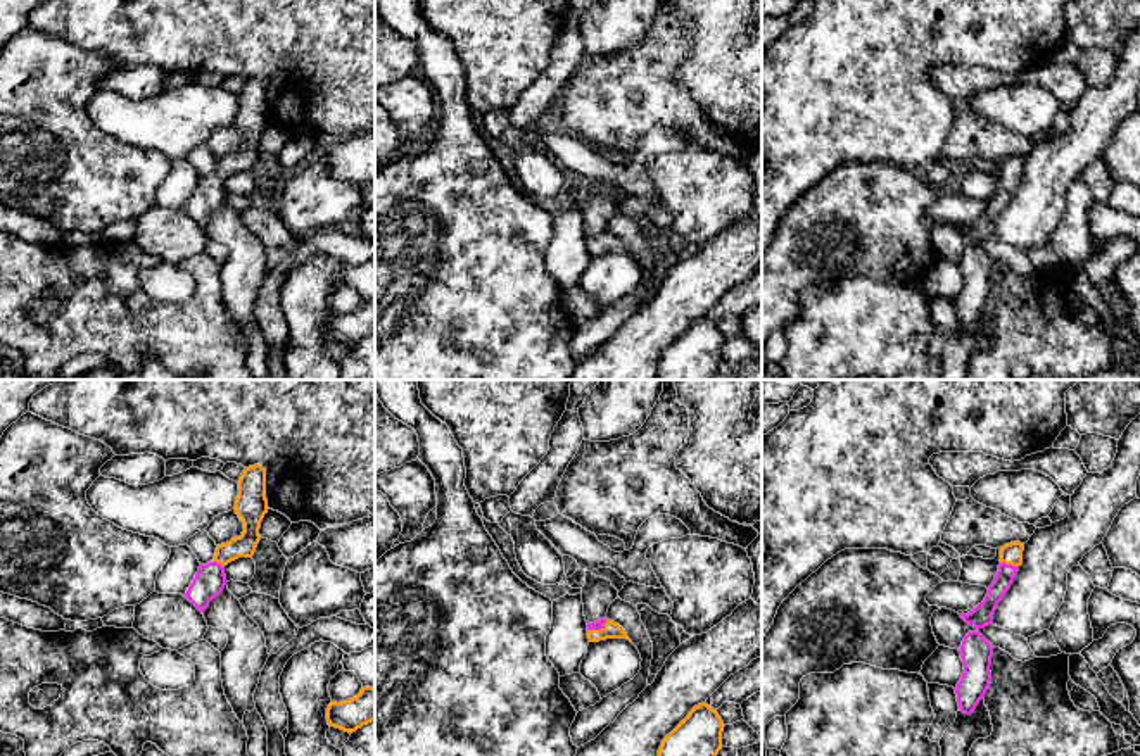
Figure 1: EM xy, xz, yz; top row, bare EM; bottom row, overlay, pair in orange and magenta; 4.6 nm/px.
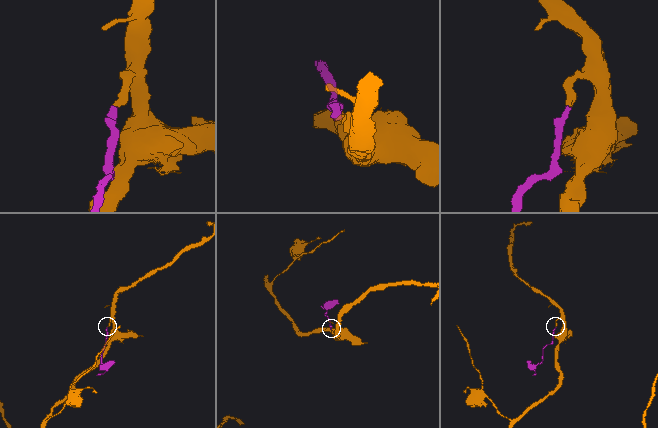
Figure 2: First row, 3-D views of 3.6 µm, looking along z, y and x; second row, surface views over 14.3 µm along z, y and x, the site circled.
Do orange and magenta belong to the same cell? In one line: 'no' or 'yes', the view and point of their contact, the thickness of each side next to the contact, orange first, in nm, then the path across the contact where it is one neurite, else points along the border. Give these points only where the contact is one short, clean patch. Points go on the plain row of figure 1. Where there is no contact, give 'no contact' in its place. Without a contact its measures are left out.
yes; contact yz (1009, 176); calibres 100 and 90 nm; way yz (1011, 166), (1009, 176), (1006, 187)

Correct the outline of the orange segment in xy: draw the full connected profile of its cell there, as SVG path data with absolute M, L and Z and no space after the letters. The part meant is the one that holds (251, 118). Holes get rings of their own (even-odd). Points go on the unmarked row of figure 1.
M261 78L244 83L233 123L244 136L242 148L216 161L214 173L199 180L185 207L200 226L223 205L226 198L225 180L238 171L252 171L261 154L261 135L269 123L266 112L266 83Z

